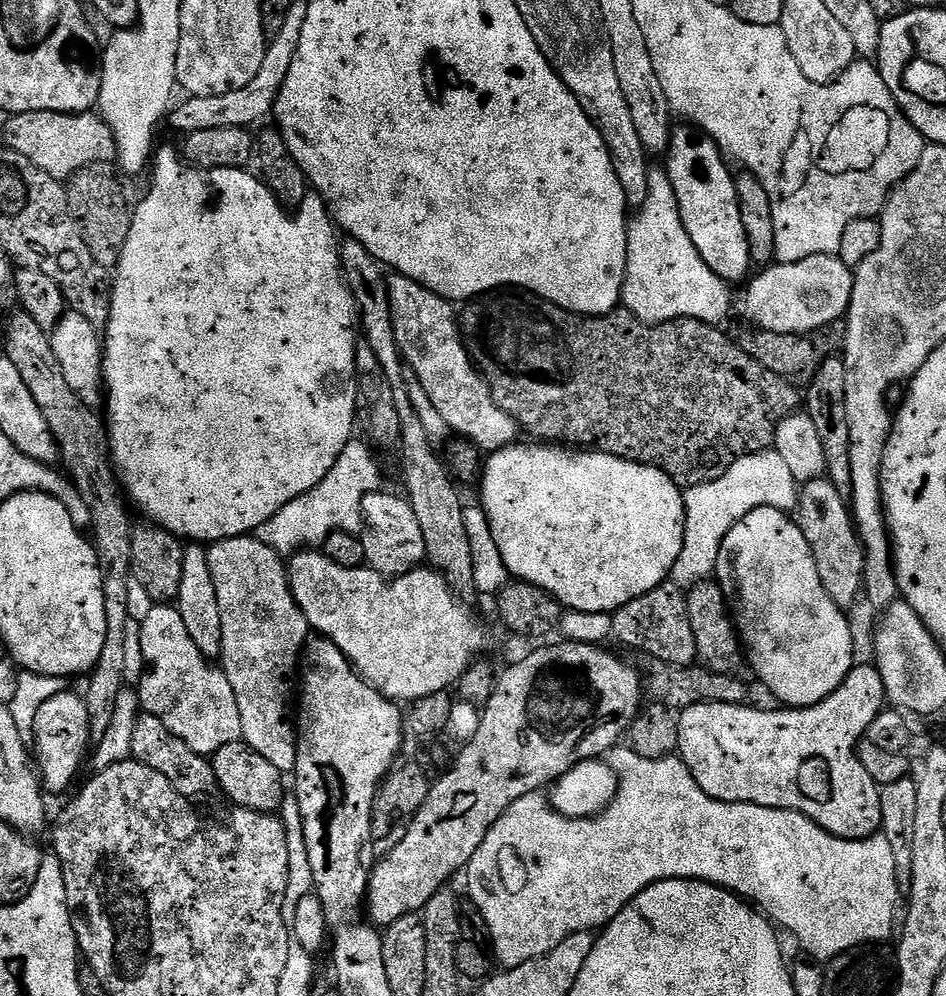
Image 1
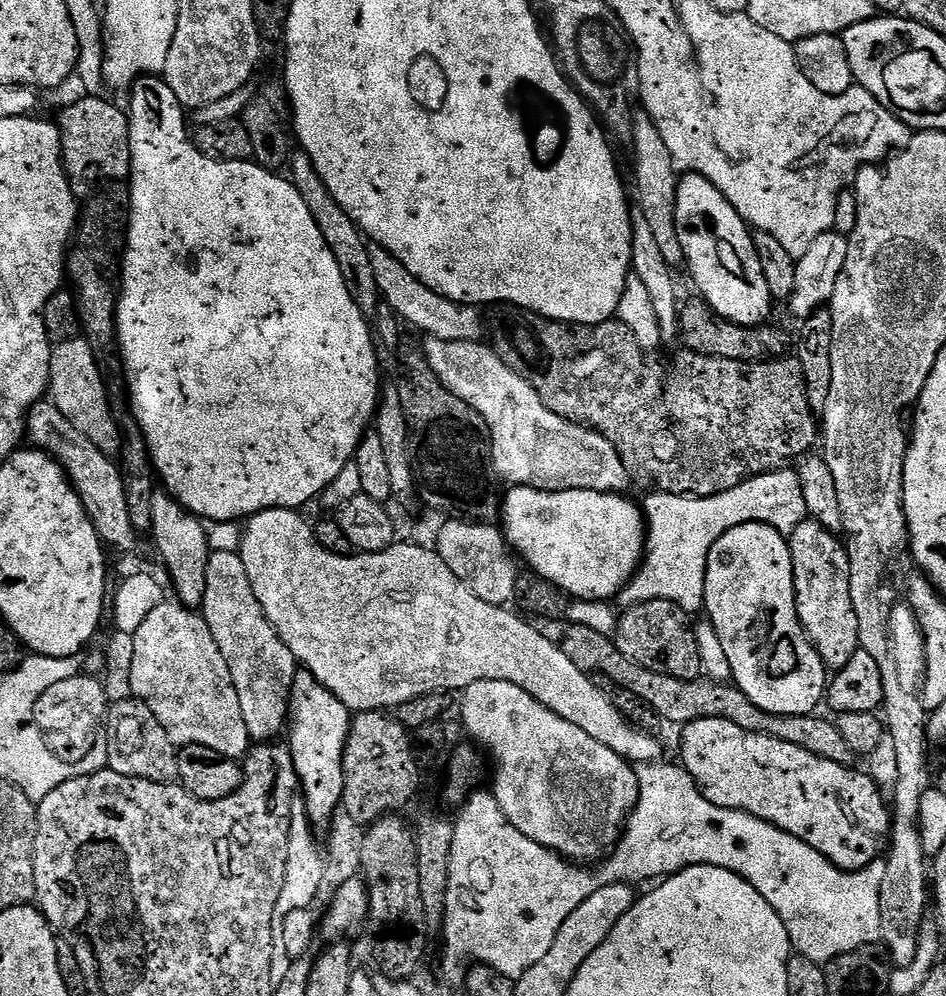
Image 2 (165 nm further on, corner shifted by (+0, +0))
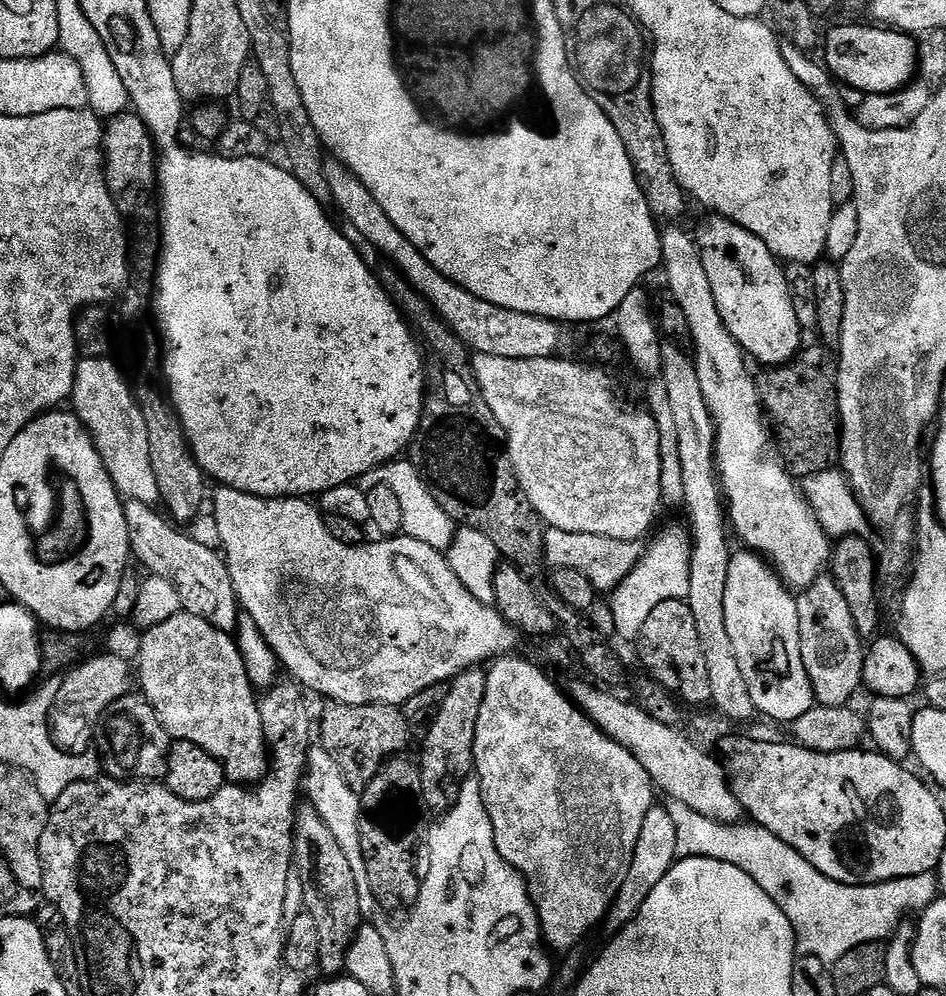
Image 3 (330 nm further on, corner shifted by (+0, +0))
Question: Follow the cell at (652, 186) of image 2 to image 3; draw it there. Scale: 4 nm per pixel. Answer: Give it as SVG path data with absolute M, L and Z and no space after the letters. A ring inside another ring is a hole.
M668 226L660 233L660 258L662 261L662 273L668 279L668 288L672 291L672 296L676 299L676 304L680 307L680 312L684 315L684 320L688 323L688 332L692 335L692 348L696 369L698 370L698 383L702 386L702 398L706 398L706 406L712 415L712 421L716 423L716 467L722 485L723 495L726 497L726 512L730 517L730 528L736 536L741 540L745 549L751 550L764 557L769 564L773 565L780 574L780 579L793 590L803 590L812 585L820 576L825 575L826 569L829 567L832 559L833 541L830 539L823 526L818 522L818 518L814 514L814 510L808 505L801 485L798 483L797 477L793 476L788 471L783 459L778 455L777 445L774 443L773 433L770 431L769 421L766 419L764 406L760 398L760 390L757 381L752 381L752 376L748 373L749 361L746 359L746 353L741 348L740 343L734 338L734 334L730 334L730 330L726 330L726 322L722 322L722 314L718 314L718 302L714 302L714 290L710 290L710 278L706 278L706 266L702 266L702 258L700 257L700 246L696 243L695 235L690 231L683 232L682 229L676 228L680 226Z

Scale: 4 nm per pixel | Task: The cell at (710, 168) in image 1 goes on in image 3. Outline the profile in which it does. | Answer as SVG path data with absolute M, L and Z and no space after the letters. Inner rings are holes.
M719 214L709 215L709 220L695 233L700 246L702 266L706 266L706 278L710 278L710 290L714 290L714 302L718 302L718 314L726 322L726 330L734 334L741 348L753 361L764 366L791 364L801 351L802 329L798 314L794 314L794 302L784 277L781 261L750 230L738 226Z

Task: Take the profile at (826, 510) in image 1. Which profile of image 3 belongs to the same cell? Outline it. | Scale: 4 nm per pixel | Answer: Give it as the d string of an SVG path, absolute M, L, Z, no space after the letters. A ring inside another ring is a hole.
M825 574L796 596L796 605L802 666L806 666L816 704L822 708L851 705L856 691L861 691L864 683L866 644L854 626L854 617L850 614L846 598L842 598L842 590L831 575Z

